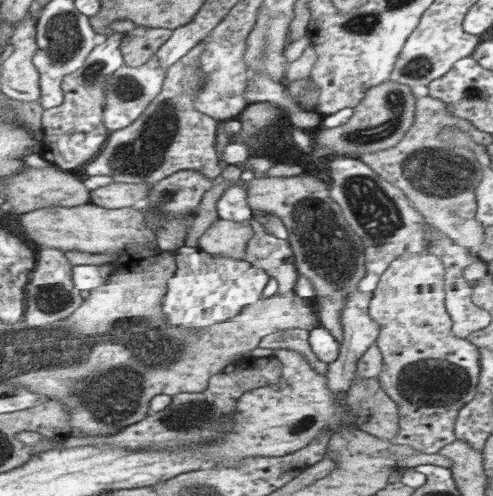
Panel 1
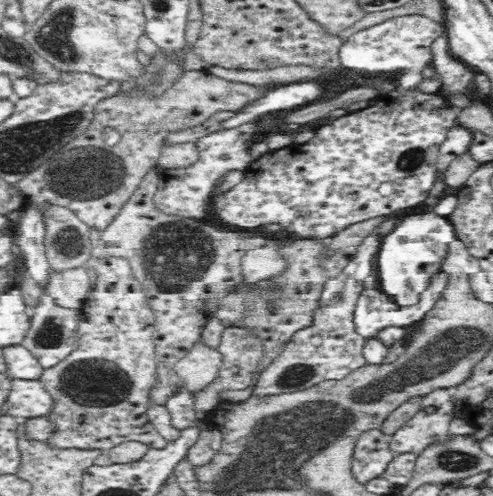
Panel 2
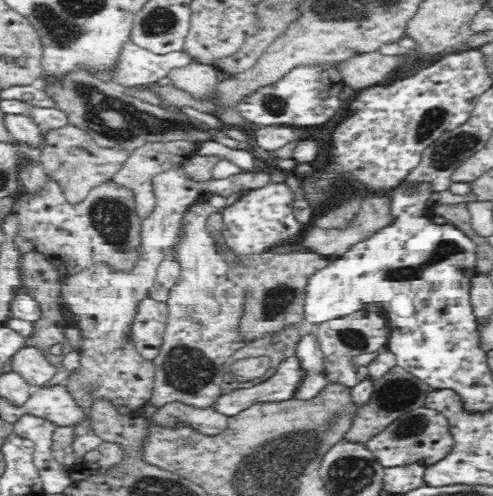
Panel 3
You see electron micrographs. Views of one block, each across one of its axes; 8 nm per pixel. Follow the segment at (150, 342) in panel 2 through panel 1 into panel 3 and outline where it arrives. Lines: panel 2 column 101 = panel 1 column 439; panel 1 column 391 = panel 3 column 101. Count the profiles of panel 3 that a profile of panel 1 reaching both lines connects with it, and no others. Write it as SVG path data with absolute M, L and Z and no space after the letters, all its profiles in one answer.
M178 164L176 172L168 172L168 174L160 174L154 186L154 196L156 196L156 208L152 210L152 214L142 220L142 260L138 260L134 264L134 268L130 272L120 272L110 268L106 262L94 264L84 272L72 274L64 280L60 296L64 298L64 304L68 306L70 314L74 314L78 318L76 328L82 334L82 348L80 352L80 362L78 362L78 370L76 376L74 372L68 374L68 384L66 384L66 392L72 396L72 400L76 402L76 406L82 412L88 412L86 418L82 422L78 422L74 426L74 442L72 442L72 450L74 450L74 464L82 464L86 462L84 456L92 450L100 450L102 448L102 440L98 438L94 426L92 426L92 418L90 418L90 410L96 402L104 400L108 404L112 404L116 408L118 414L126 414L126 416L140 416L140 412L144 410L146 404L150 404L152 394L154 394L154 386L156 386L156 366L154 362L146 362L134 342L132 342L132 324L134 318L138 314L138 306L144 298L150 298L150 290L154 288L156 276L158 276L158 268L162 264L162 260L172 254L172 246L178 244L178 228L184 220L184 214L194 206L200 204L200 200L204 200L204 196L210 194L220 194L220 196L230 196L236 190L256 190L262 188L266 184L274 184L274 182L284 182L288 178L288 172L284 170L272 170L272 172L240 172L234 176L228 176L224 180L210 180L210 182L192 182L190 178L186 178L182 174L184 164Z

